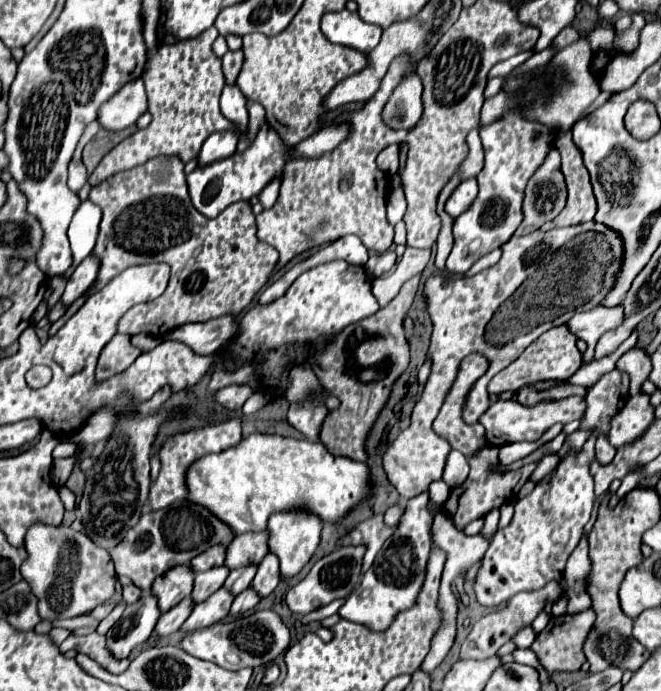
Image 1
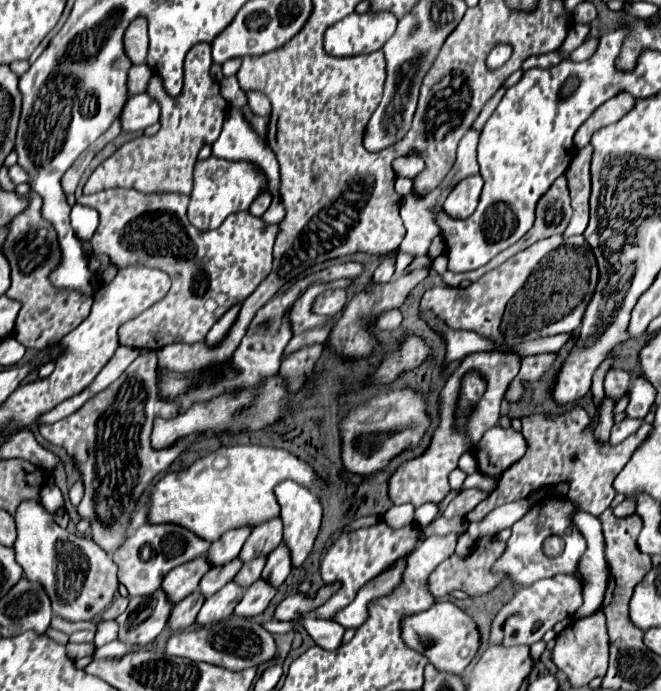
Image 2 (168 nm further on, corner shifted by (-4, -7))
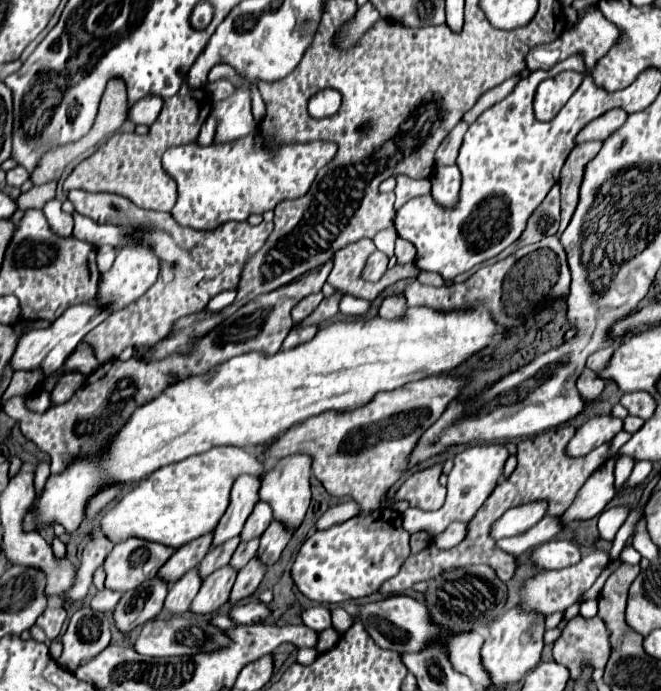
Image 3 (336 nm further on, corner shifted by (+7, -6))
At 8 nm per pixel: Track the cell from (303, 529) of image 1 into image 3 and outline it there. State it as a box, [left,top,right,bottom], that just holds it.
[259,455,311,531]

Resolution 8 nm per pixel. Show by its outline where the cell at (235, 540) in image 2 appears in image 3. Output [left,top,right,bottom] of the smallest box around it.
[213,475,259,547]

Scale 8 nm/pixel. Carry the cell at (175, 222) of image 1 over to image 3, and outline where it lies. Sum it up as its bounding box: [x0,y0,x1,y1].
[69,191,273,363]

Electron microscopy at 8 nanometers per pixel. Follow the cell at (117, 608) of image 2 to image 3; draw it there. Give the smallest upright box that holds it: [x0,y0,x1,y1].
[91,589,121,611]

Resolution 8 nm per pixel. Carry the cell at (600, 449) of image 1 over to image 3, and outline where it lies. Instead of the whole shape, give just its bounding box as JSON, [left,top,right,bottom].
[577,369,605,403]

